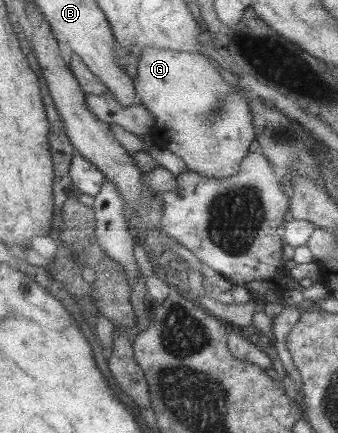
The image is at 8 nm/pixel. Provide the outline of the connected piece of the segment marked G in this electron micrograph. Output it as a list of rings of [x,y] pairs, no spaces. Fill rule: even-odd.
[[[144,47],[137,59],[136,73],[132,77],[138,103],[151,114],[151,136],[159,147],[174,153],[187,165],[187,170],[219,179],[235,175],[239,164],[253,141],[252,113],[245,98],[225,81],[208,59],[198,53],[165,48]]]

